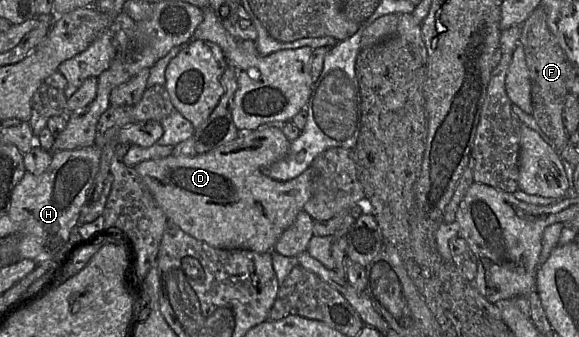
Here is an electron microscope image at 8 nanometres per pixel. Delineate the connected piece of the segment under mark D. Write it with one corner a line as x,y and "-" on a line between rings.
263,125
255,130
241,131
233,141
207,153
192,157
169,155
143,161
134,168
168,220
187,234
217,249
266,253
274,251
276,242
293,224
312,194
311,167
288,181
274,180
264,174
264,169
286,157
290,143
279,126

